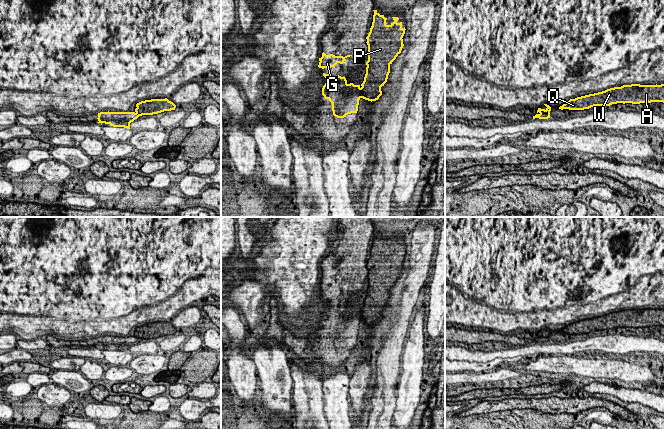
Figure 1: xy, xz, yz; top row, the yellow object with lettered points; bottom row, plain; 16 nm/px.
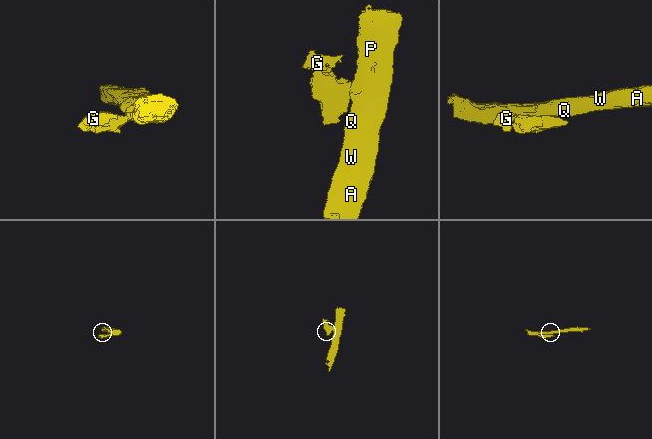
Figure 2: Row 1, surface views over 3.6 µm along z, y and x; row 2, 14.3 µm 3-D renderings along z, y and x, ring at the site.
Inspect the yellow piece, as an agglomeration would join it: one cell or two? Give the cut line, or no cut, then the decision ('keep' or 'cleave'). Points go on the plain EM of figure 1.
cut in xz along (359, 312), (361, 321); cleave

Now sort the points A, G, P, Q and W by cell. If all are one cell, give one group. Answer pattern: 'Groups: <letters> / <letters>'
Groups: A P Q W / G

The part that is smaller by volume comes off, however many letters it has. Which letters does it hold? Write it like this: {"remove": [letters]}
{"remove": ["G"]}

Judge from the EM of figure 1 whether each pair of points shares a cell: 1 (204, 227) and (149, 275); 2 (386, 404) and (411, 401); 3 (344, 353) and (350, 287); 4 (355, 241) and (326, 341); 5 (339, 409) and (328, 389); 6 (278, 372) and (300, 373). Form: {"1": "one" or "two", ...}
{"1": "one", "2": "two", "3": "one", "4": "one", "5": "one", "6": "two"}

